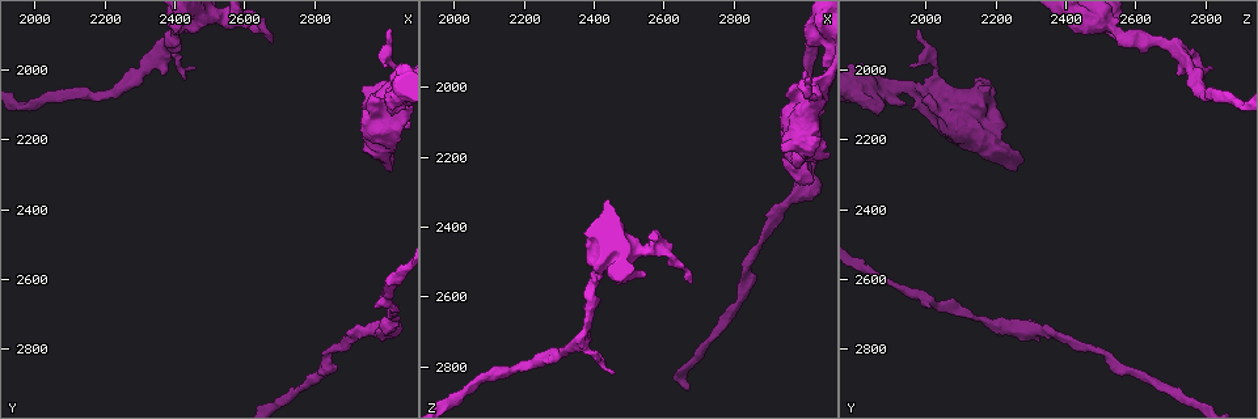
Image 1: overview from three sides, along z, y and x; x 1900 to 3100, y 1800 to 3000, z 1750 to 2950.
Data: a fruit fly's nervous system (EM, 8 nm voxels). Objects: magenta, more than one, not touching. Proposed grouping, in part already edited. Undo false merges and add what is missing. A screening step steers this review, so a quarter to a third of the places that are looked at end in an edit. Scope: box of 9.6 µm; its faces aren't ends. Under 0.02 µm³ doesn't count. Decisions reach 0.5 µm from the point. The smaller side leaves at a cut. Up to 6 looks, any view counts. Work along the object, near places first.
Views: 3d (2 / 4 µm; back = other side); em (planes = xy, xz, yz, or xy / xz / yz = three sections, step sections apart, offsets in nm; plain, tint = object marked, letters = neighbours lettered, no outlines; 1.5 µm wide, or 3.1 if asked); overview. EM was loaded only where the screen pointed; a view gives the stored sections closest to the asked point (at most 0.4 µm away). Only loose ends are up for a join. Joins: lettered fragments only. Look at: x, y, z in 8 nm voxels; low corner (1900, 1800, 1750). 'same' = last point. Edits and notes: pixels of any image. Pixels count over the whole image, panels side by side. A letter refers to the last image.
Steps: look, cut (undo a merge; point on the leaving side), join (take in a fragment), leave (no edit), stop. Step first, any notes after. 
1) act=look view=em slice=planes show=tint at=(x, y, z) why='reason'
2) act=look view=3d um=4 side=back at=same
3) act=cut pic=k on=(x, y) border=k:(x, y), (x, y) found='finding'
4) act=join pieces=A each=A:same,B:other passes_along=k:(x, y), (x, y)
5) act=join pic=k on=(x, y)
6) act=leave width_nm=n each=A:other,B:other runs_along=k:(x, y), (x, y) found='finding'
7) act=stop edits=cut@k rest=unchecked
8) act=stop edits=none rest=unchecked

act=look view=em slice=planes show=letters at=(3020, 1880, 1980) why='free end'

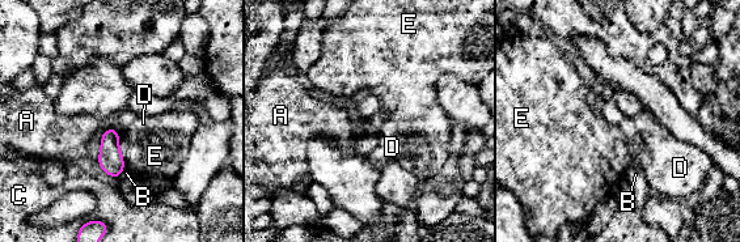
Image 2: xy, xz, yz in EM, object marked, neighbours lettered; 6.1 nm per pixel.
act=leave each=A:other,B:other,C:other,D:other,E:other found='none of them fits'

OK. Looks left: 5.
act=look view=3d um=2 at=(3020, 2290, 2260) why='branch stops here'

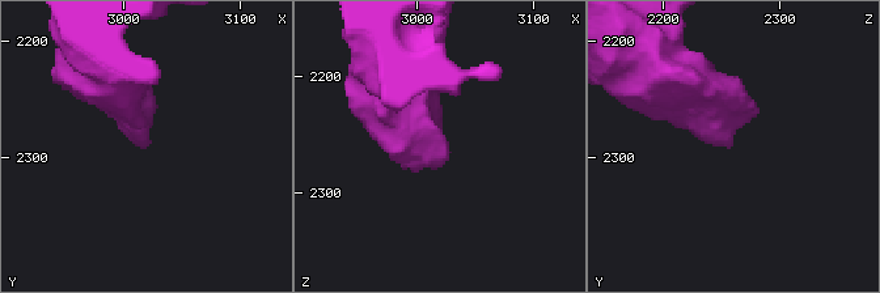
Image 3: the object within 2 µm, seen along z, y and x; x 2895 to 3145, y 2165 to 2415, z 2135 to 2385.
act=look view=em slice=planes show=letters at=(3018, 2290, 2256)

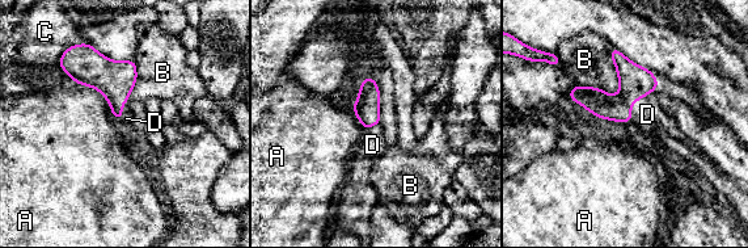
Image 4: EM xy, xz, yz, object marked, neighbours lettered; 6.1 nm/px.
act=join pieces=D each=A:other,B:other,C:other,D:same passes_along=4:(635, 82), (634, 100), (647, 114) found='the neuron continues'

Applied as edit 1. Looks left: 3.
act=look view=em slice=planes show=letters at=(2460, 1990, 2820) why='an open end'

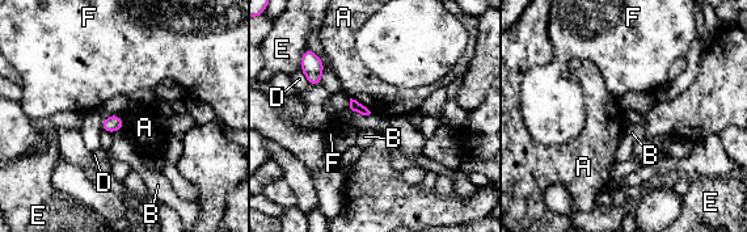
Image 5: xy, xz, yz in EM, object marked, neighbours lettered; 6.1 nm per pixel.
act=leave width_nm=70 each=A:other,B:other,D:other,E:other,F:other border=5:(350, 97), (371, 112) found='none of them fits'

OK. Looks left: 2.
act=stop edits=join@4 rest=unchecked

